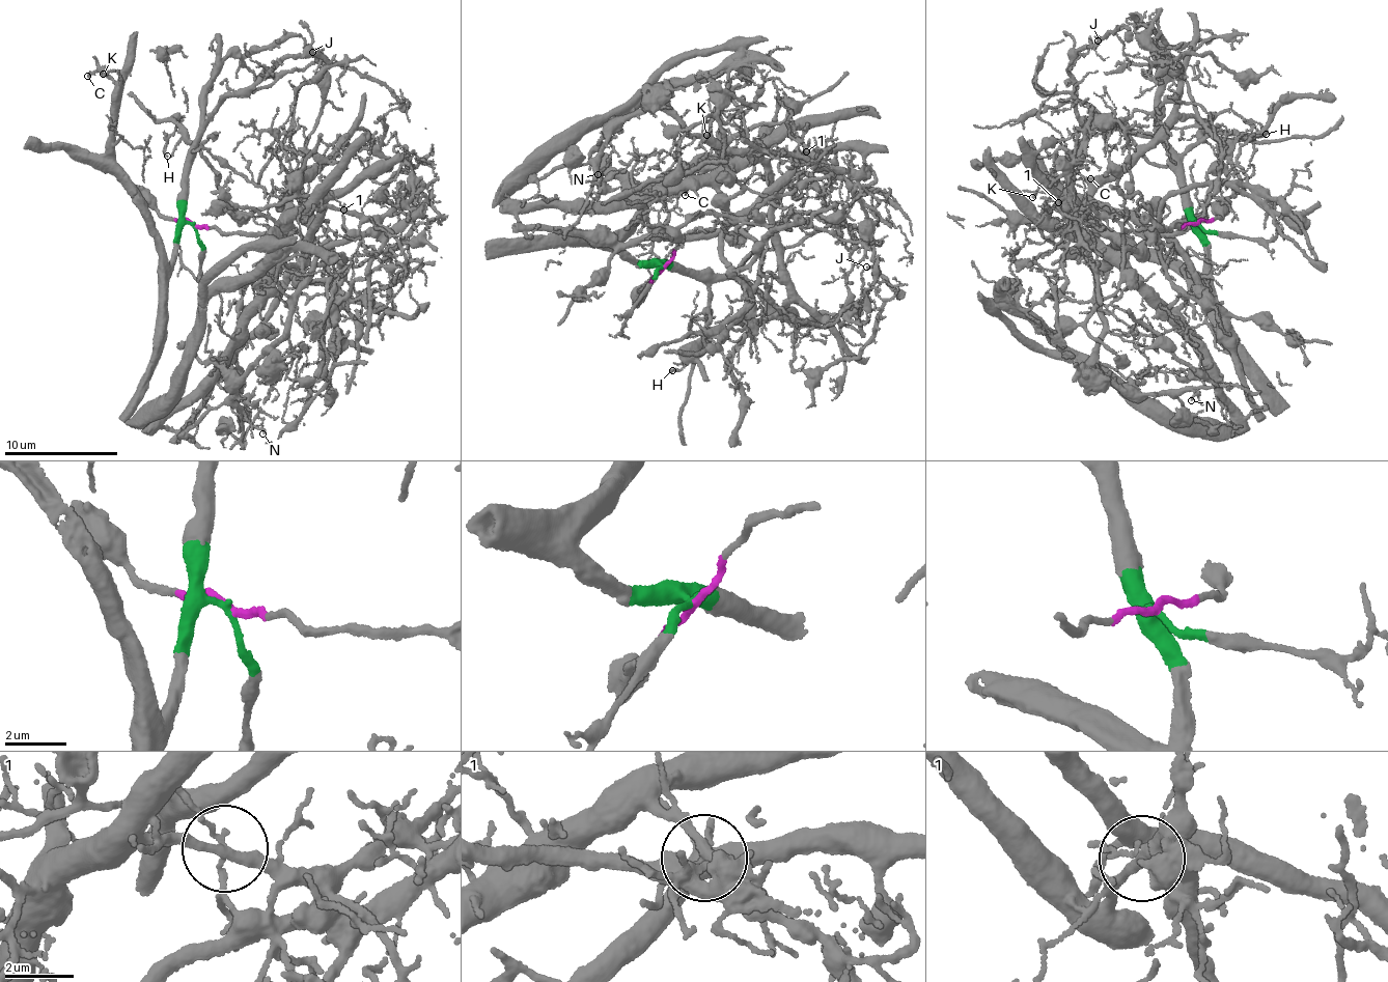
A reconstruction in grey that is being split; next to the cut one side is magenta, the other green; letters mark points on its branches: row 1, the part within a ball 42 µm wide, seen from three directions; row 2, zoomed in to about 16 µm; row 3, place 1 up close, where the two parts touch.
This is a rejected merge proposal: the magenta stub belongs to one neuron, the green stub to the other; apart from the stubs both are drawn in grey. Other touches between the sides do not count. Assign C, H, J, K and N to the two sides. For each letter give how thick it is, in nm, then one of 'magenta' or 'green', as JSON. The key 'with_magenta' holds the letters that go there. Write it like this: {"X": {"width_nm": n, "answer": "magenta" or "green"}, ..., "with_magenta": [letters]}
{"C": {"width_nm": 130, "answer": "green"}, "H": {"width_nm": 140, "answer": "green"}, "J": {"width_nm": 150, "answer": "green"}, "K": {"width_nm": 160, "answer": "green"}, "N": {"width_nm": 160, "answer": "magenta"}, "with_magenta": ["N"]}

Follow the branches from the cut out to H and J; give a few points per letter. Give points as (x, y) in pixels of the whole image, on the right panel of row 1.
H: (1198, 223), (1189, 208), (1182, 153), (1199, 140), (1203, 124), (1232, 111), (1251, 121), (1266, 135)
J: (1198, 223), (1171, 150), (1156, 138), (1098, 128), (1078, 114), (1069, 73), (1081, 51), (1098, 41)

